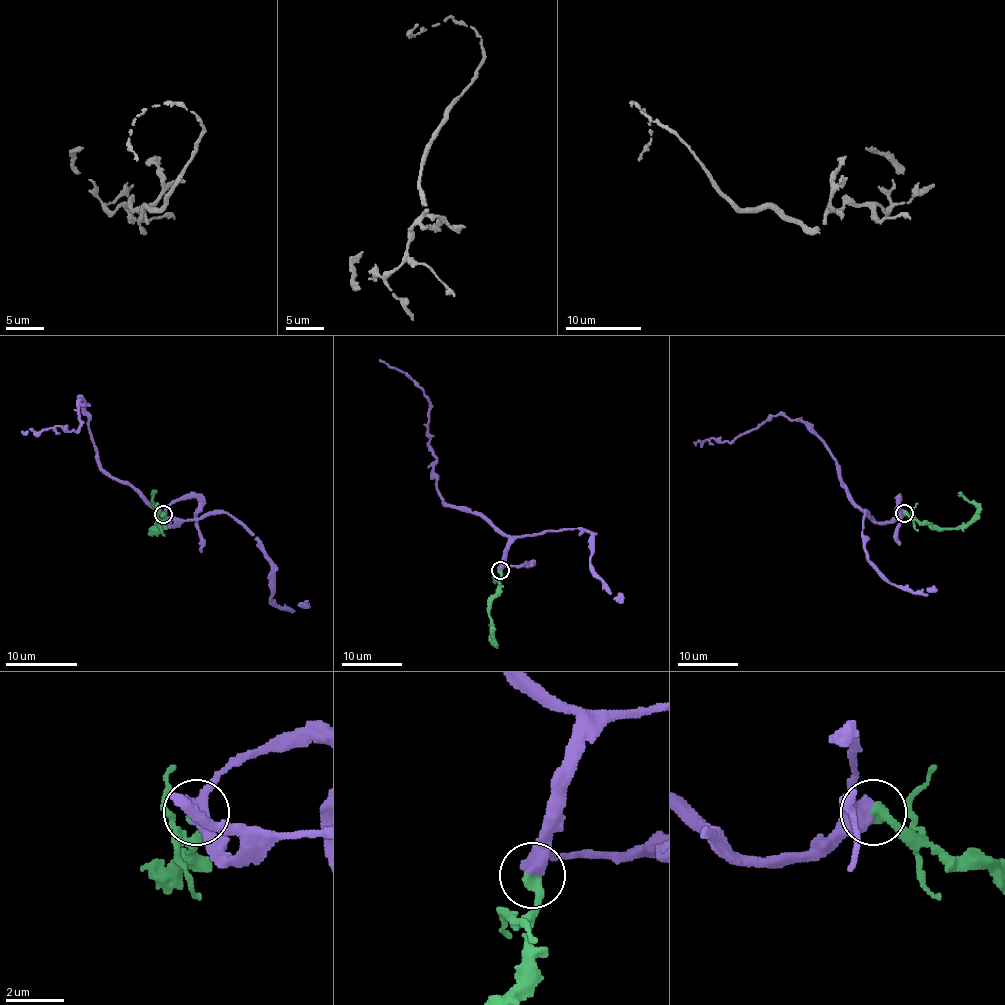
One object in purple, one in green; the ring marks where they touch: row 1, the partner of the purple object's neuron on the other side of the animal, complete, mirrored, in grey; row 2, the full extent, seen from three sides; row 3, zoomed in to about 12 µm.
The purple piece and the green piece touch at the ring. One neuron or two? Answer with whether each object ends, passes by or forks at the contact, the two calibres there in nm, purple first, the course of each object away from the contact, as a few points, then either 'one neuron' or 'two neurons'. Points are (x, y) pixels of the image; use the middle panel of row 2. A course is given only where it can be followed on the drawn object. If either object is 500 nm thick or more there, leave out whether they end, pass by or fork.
purple passes by | green ends | 460/400 nm | purple via (499, 570), (508, 538), (470, 510), (445, 503), (432, 469), (426, 396), (407, 375), (379, 360) | green via (499, 570), (498, 592), (489, 606), (493, 643), (490, 638), (492, 624) | one neuron

